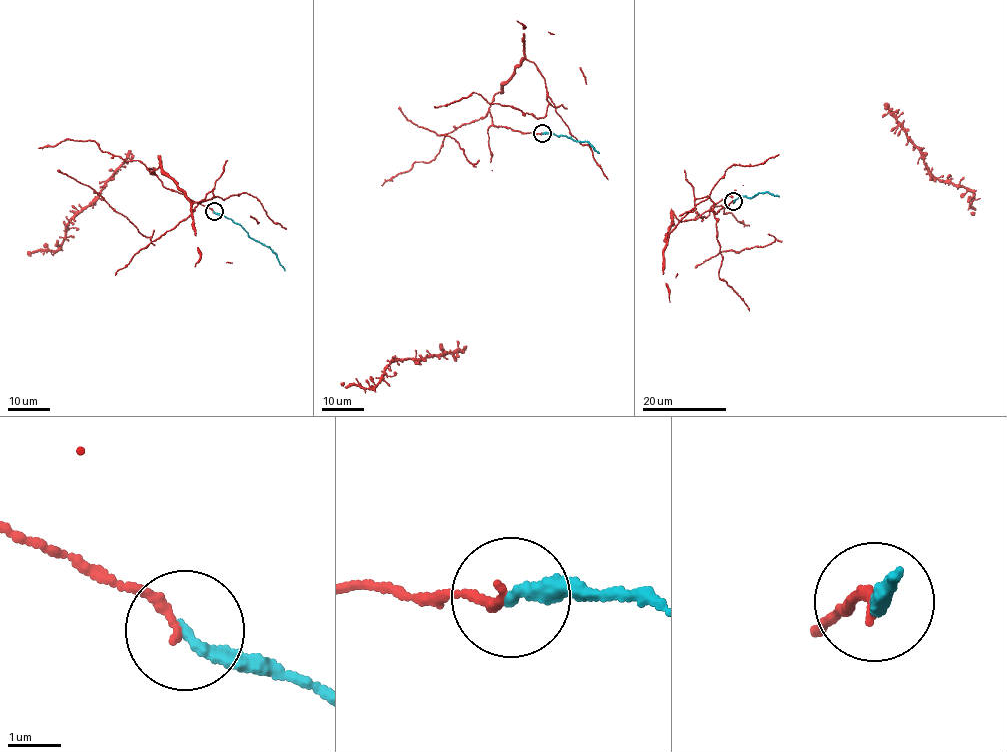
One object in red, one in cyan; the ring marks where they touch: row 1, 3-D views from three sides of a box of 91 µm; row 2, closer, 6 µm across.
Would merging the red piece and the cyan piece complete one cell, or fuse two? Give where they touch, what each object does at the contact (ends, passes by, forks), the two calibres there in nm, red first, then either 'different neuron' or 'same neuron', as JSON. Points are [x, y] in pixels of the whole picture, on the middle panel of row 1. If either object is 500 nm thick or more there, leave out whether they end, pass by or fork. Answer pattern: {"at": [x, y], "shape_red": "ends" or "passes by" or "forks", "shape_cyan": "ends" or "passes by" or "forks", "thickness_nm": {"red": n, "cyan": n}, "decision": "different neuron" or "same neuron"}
{"at": [542, 133], "shape_red": "ends", "shape_cyan": "ends", "thickness_nm": {"red": 170, "cyan": 240}, "decision": "same neuron"}

